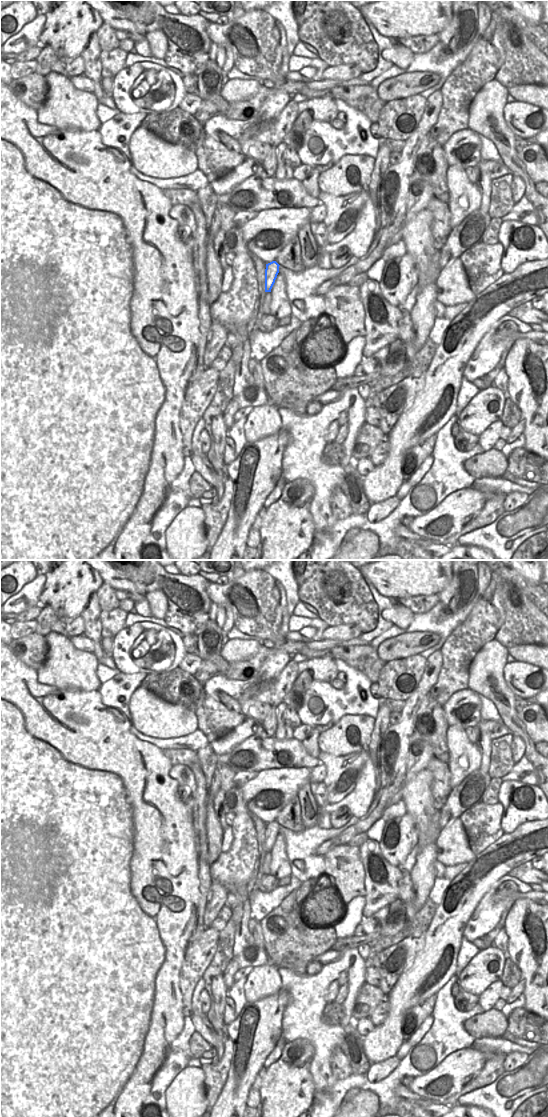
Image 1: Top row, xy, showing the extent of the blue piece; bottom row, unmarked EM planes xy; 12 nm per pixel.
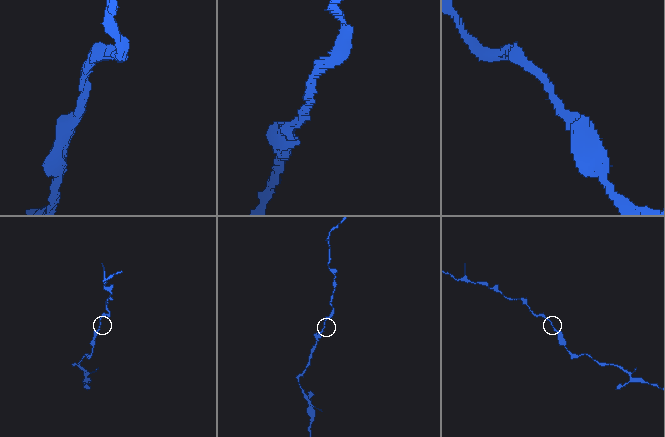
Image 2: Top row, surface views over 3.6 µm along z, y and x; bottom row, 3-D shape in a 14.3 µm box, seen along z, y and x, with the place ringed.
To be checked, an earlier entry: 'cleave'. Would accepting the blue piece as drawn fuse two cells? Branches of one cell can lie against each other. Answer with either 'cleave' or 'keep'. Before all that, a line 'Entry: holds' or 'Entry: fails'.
Entry: fails
keep

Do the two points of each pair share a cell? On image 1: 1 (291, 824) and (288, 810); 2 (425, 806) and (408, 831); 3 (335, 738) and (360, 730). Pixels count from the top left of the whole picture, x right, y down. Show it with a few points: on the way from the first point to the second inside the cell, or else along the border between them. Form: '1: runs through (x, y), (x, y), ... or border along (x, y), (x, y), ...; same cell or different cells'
1: runs through (291, 821), (290, 813); same cell
2: border along (406, 811), (413, 818), (416, 825), (418, 843); different cells
3: runs through (341, 733), (349, 725), (354, 725); same cell

